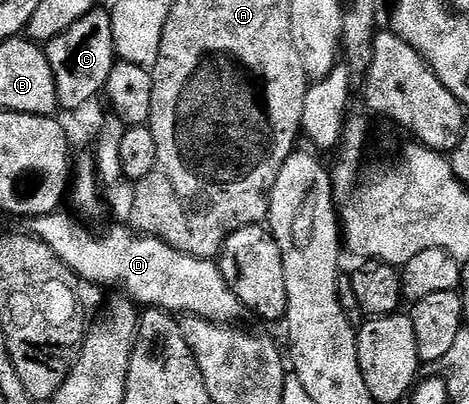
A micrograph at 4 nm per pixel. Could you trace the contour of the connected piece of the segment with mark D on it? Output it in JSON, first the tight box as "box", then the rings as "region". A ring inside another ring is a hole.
{"box":[27,213,242,325],"region":[[[65,213],[37,215],[27,220],[27,234],[40,239],[68,268],[88,283],[121,287],[131,302],[148,309],[179,313],[184,317],[205,319],[211,323],[232,325],[242,314],[238,297],[226,285],[219,266],[213,260],[184,255],[153,235],[141,235],[127,226],[112,227],[105,235],[91,235]]]}

